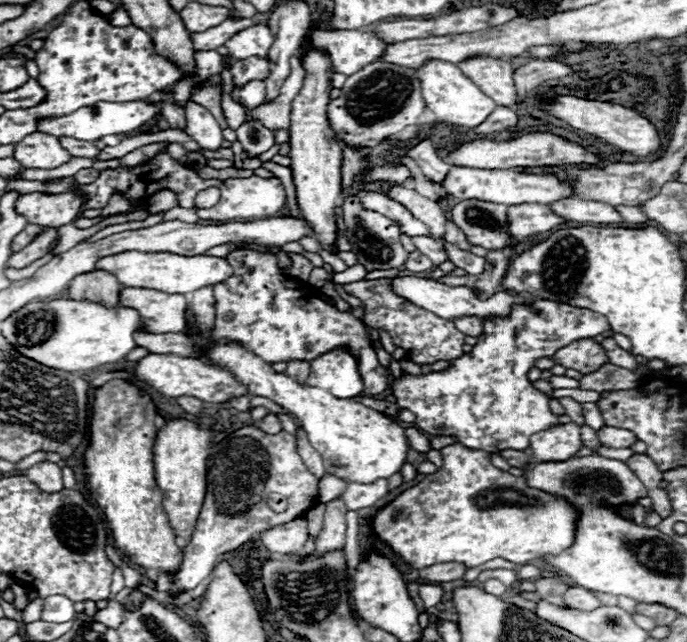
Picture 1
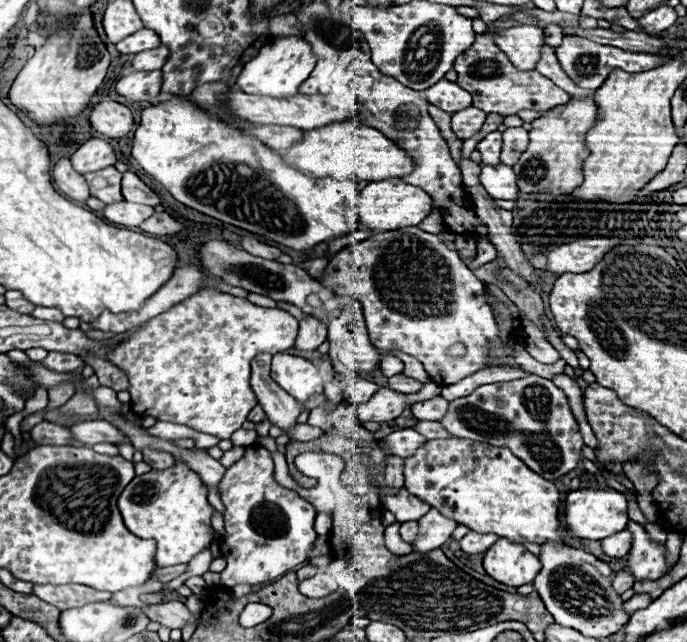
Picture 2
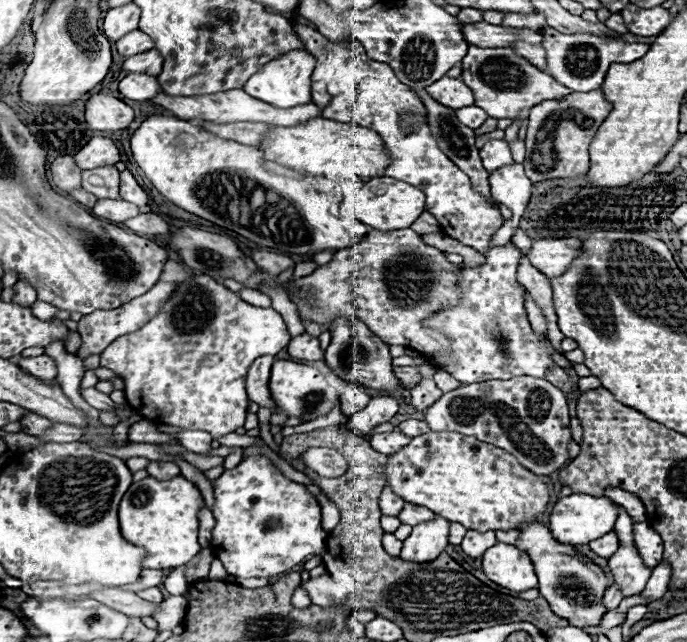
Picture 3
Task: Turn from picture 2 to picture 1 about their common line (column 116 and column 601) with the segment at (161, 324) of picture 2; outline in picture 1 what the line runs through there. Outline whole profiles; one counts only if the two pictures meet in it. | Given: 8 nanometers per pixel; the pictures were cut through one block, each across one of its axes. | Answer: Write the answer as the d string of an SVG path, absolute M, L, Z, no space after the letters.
M582 338L582 340L576 340L576 342L560 348L552 356L552 360L560 366L578 370L582 374L596 372L600 366L604 366L608 362L604 348L594 338Z

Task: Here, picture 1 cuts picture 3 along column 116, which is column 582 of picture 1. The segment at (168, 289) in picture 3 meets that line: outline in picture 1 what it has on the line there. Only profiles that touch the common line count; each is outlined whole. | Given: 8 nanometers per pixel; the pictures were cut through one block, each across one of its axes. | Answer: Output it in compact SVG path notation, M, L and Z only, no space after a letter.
M536 300L534 306L514 306L514 314L510 314L510 318L484 320L484 332L482 338L478 338L478 344L470 354L454 360L448 370L424 376L404 374L402 378L394 380L390 388L396 396L396 404L414 412L414 426L430 436L456 436L456 442L464 442L468 448L486 450L490 454L498 454L508 448L524 450L530 446L528 438L532 434L558 424L558 416L548 408L550 398L532 386L532 382L526 378L528 370L538 358L550 358L562 346L568 346L578 338L594 338L606 330L610 330L610 324L604 314L554 300Z

